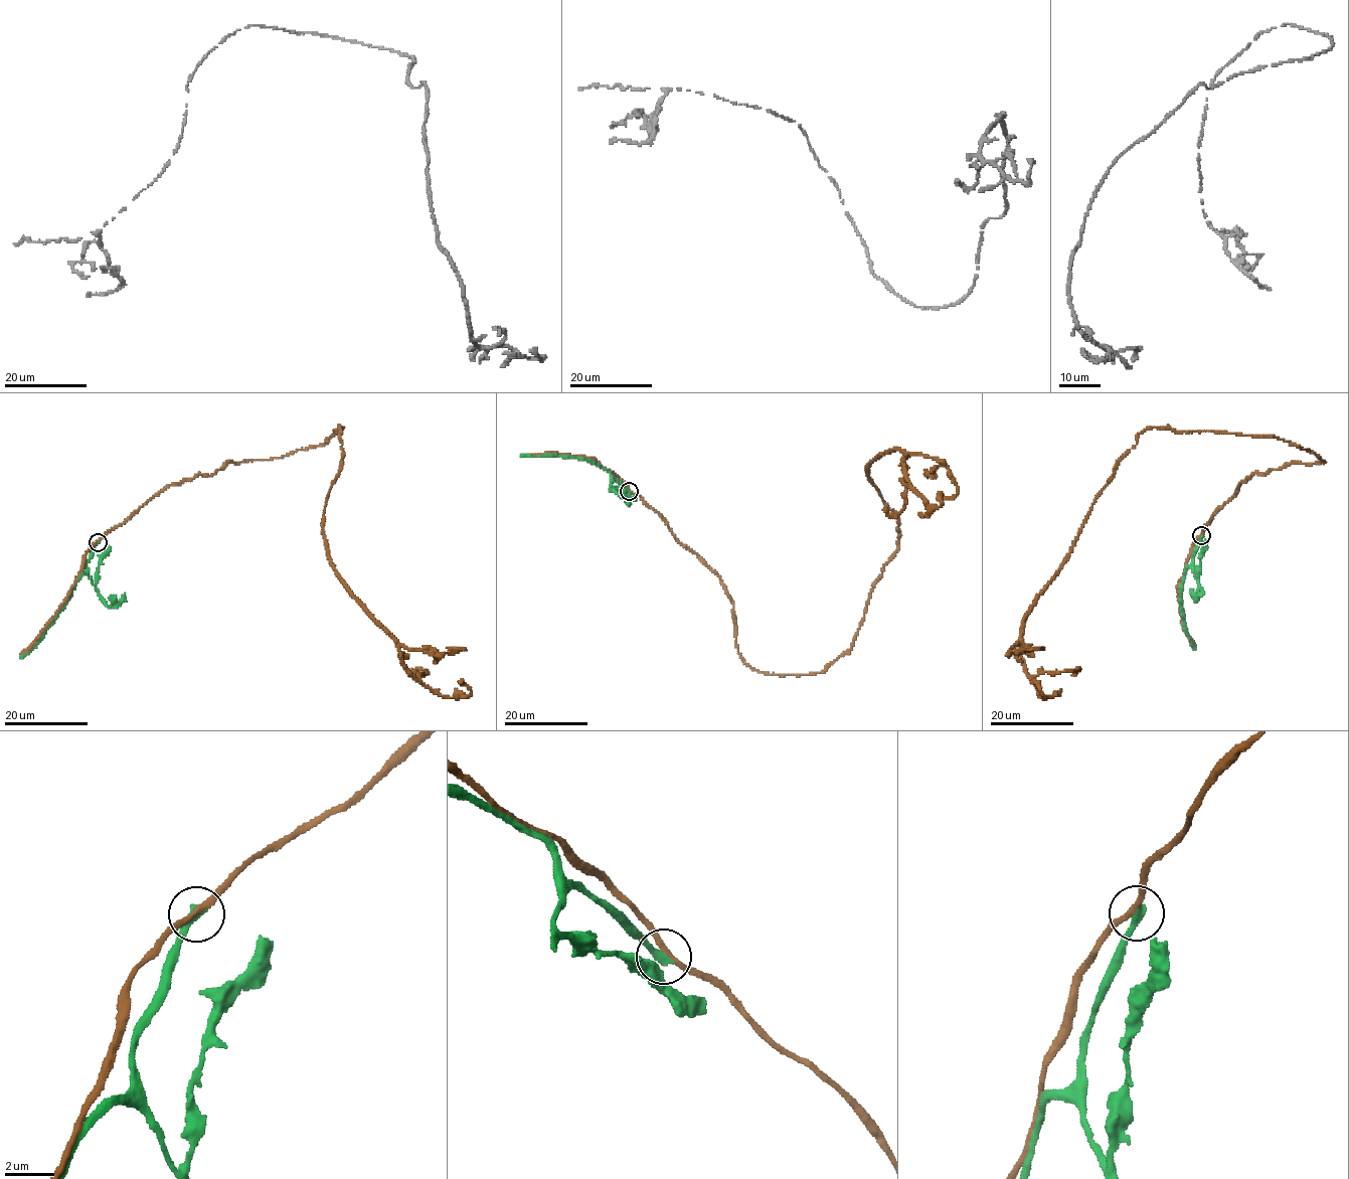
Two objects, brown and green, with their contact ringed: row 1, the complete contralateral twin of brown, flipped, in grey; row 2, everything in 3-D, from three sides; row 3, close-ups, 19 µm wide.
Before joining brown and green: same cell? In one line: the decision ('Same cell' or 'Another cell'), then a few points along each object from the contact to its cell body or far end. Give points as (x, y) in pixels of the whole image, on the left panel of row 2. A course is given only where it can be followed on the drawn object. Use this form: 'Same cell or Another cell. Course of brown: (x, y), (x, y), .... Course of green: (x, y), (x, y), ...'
Another cell. Course of brown: (98, 542), (168, 486), (342, 428), (329, 560), (404, 668), (450, 697), (470, 694), (460, 679). Course of green: (98, 542), (85, 573), (75, 582), (64, 606), (43, 637), (21, 658)

